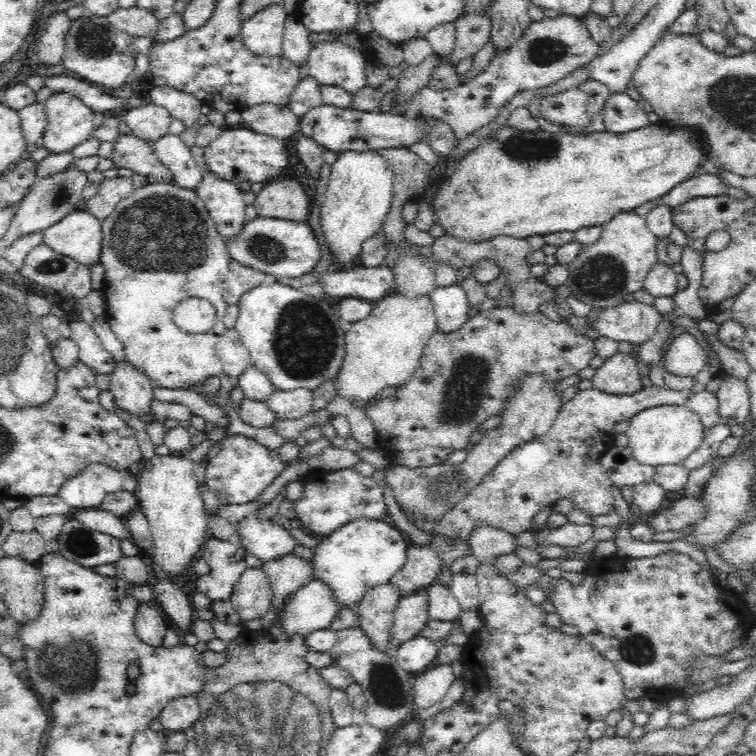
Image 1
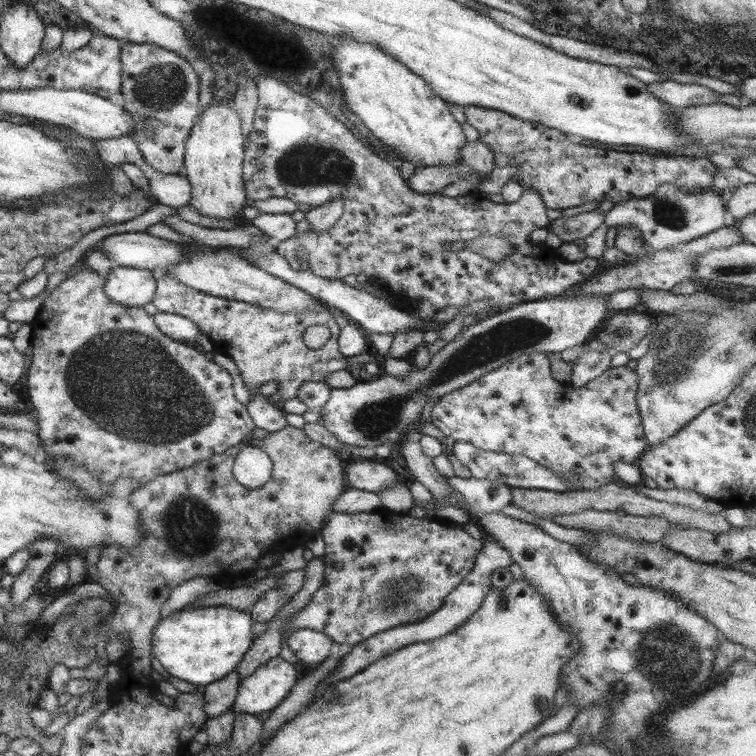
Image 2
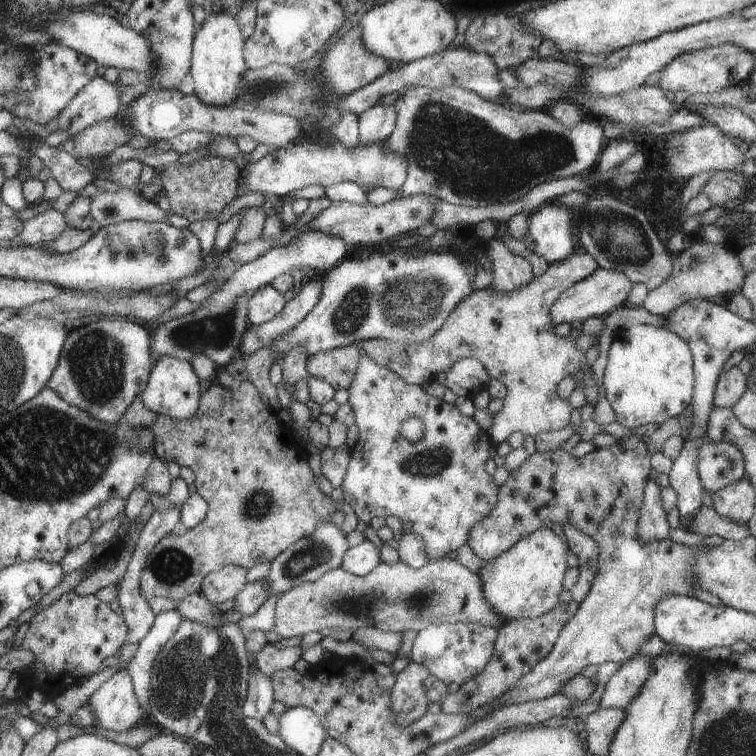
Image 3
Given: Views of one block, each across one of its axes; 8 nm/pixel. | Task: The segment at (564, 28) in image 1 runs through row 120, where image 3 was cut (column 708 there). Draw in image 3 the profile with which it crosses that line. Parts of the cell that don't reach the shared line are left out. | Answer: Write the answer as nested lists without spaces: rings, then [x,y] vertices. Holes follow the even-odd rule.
[[[704,431],[697,446],[697,476],[702,490],[715,494],[744,475],[744,456],[739,448],[724,441],[711,442]]]

